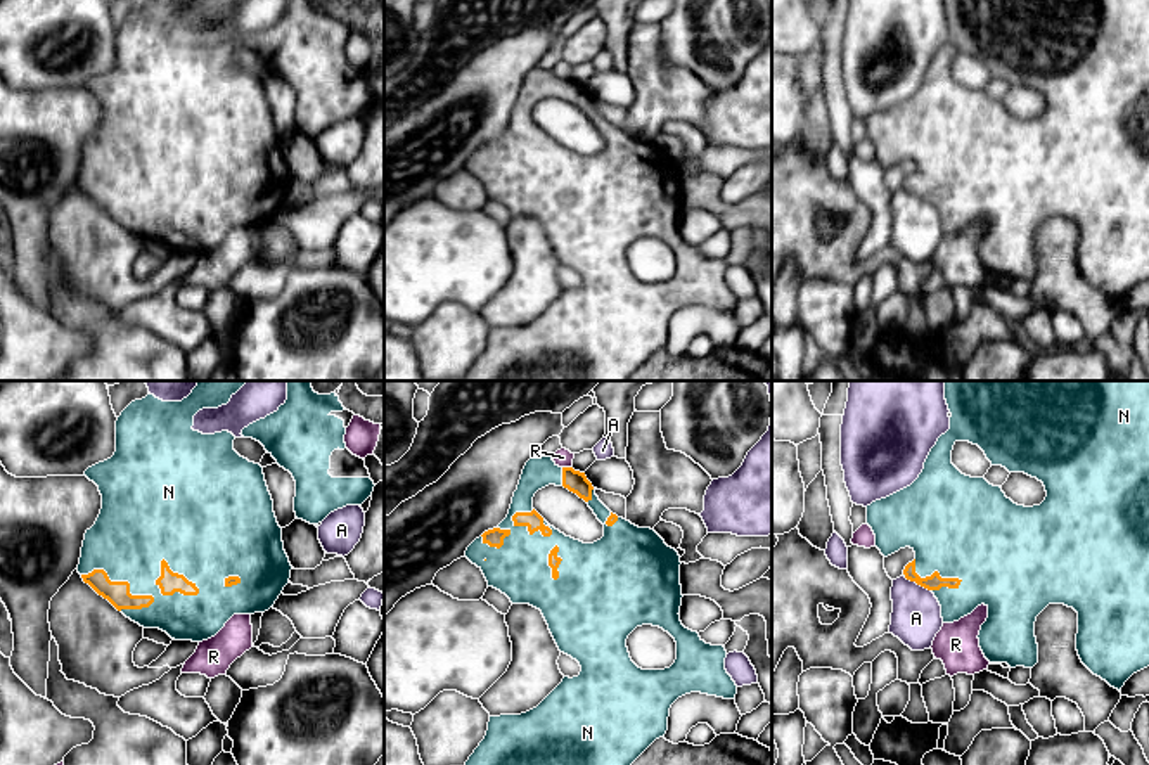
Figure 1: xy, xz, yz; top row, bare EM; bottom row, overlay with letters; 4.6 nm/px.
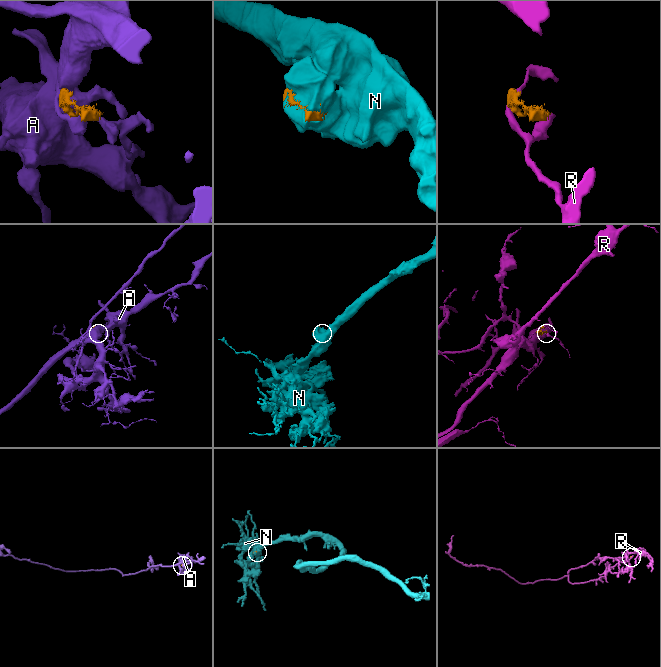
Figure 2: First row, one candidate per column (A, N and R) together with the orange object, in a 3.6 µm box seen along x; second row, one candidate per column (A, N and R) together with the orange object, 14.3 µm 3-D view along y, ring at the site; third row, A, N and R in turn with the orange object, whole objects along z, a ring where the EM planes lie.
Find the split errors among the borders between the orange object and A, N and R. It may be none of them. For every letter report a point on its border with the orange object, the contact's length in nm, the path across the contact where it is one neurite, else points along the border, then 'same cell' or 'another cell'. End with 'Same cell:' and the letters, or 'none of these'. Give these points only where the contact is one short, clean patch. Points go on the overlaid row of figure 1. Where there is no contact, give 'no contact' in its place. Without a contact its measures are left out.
A: meets orange in yz at (917, 584); contact 140 nm long; border along yz (904, 577), (930, 591); another cell
N: meets orange in xy at (121, 582); contact 360 nm long; same cell
R: meets orange in xz at (566, 468); contact 40 nm long; border along xz (563, 466), (570, 468); another cell
Same cell: N

